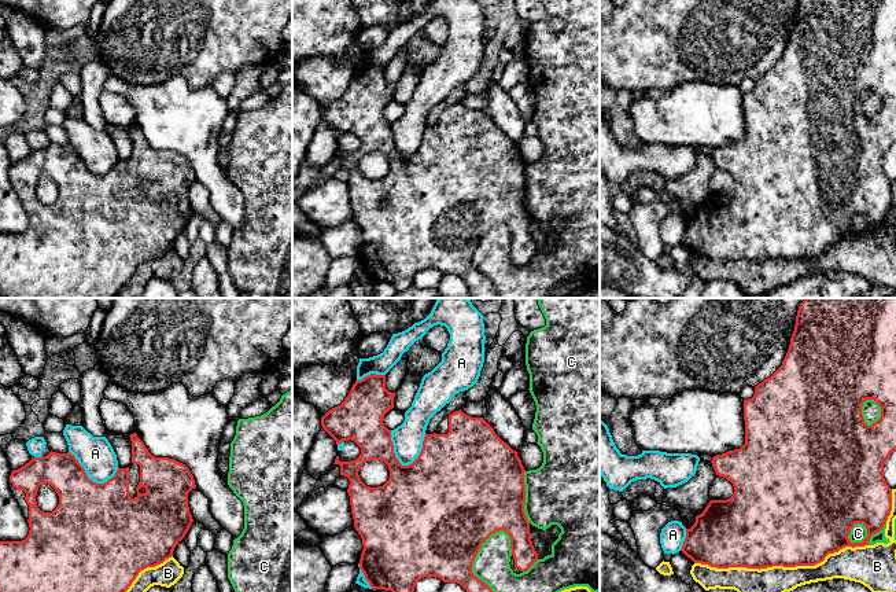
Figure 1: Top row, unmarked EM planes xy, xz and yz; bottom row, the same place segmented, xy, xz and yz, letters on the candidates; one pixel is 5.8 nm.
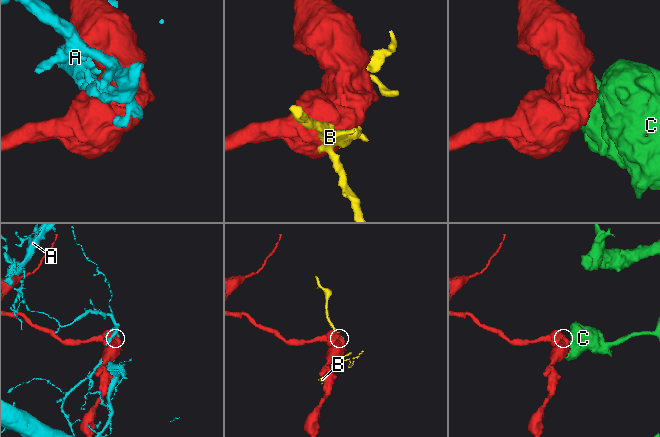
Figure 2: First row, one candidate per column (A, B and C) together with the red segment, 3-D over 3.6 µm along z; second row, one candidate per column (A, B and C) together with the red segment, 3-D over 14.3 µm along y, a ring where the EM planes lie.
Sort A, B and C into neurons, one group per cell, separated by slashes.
A / B / C

